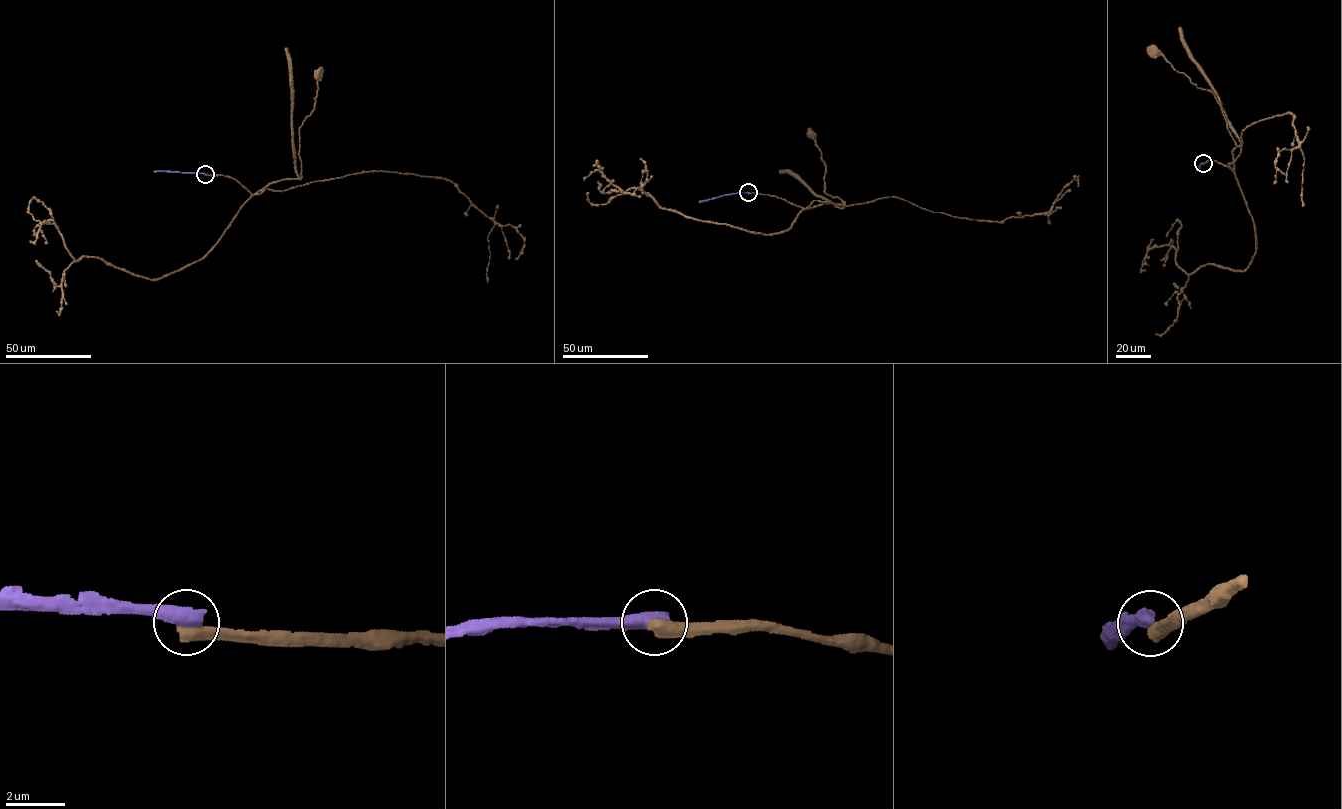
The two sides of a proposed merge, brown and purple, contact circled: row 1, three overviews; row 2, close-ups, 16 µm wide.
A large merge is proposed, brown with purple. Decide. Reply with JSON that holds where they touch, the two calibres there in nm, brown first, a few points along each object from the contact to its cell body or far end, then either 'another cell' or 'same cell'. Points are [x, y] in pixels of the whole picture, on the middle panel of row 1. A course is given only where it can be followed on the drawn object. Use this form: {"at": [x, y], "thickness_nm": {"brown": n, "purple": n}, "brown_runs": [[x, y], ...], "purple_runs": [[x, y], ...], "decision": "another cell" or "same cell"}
{"at": [748, 192], "thickness_nm": {"brown": 500, "purple": 600}, "brown_runs": [[748, 192], [777, 196], [803, 208], [824, 203], [844, 204], [824, 191], [826, 167], [811, 134]], "purple_runs": [[748, 192], [698, 201]], "decision": "another cell"}

